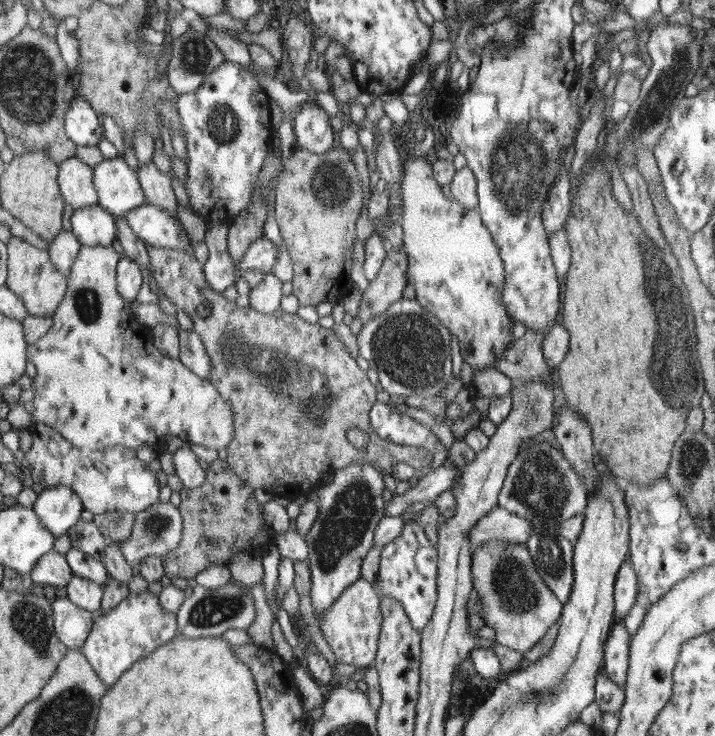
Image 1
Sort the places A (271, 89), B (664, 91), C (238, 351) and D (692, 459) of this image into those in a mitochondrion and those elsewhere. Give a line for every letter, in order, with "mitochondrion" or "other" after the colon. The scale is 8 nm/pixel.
A: other
B: mitochondrion
C: mitochondrion
D: mitochondrion

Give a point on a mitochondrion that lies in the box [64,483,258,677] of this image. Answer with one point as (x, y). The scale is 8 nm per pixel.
(214, 609)

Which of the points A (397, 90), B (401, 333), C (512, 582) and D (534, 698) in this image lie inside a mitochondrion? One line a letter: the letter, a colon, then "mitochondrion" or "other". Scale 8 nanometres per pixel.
A: other
B: mitochondrion
C: mitochondrion
D: mitochondrion

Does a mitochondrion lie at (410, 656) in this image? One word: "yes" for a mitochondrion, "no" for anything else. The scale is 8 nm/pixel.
no

